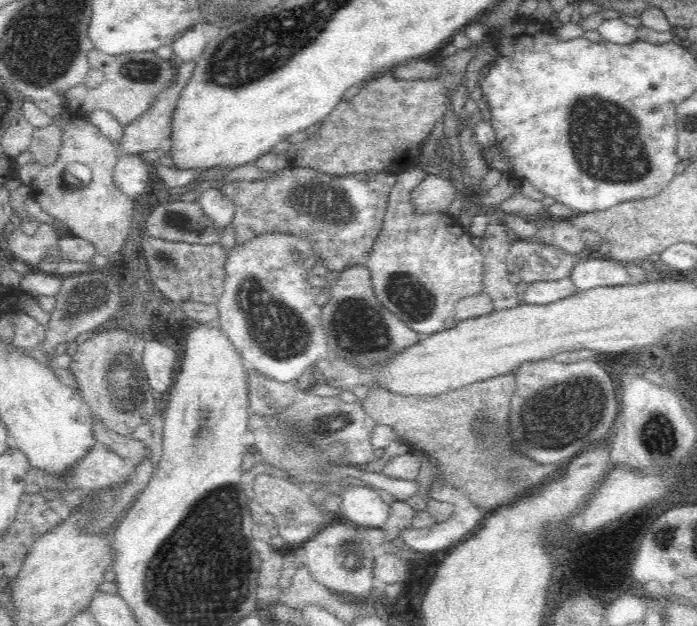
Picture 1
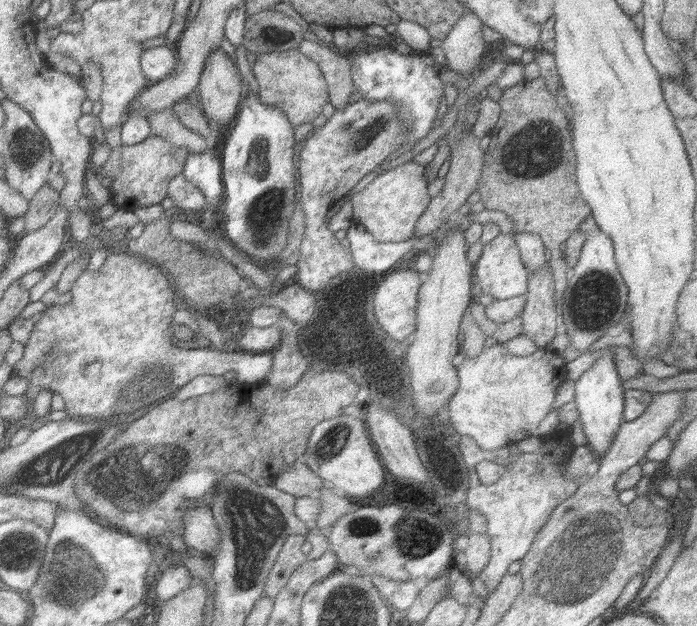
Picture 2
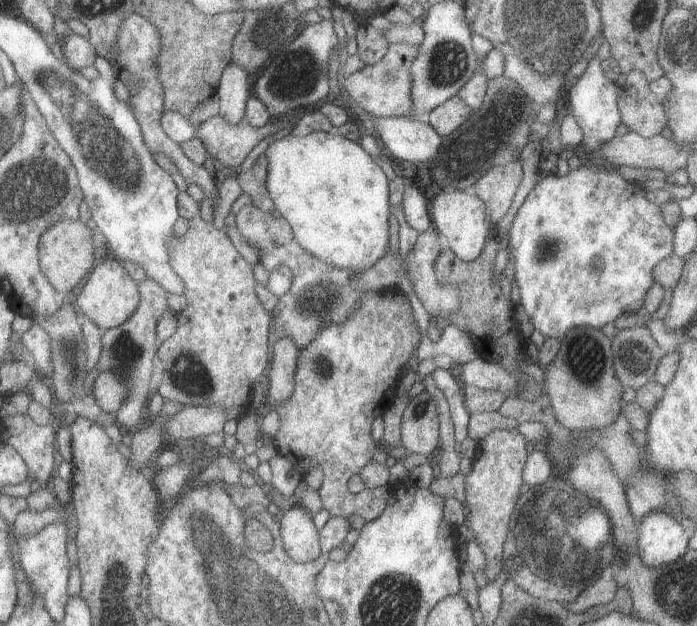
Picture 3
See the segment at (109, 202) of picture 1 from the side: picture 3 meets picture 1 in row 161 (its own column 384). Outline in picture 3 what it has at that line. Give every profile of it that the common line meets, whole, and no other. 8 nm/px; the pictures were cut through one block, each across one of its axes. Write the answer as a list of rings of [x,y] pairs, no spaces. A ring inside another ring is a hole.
[[[395,44],[391,46],[389,54],[375,66],[367,66],[357,74],[351,74],[343,80],[347,94],[363,108],[367,114],[375,118],[405,118],[415,110],[413,102],[413,64],[421,54],[421,46],[413,44]]]

